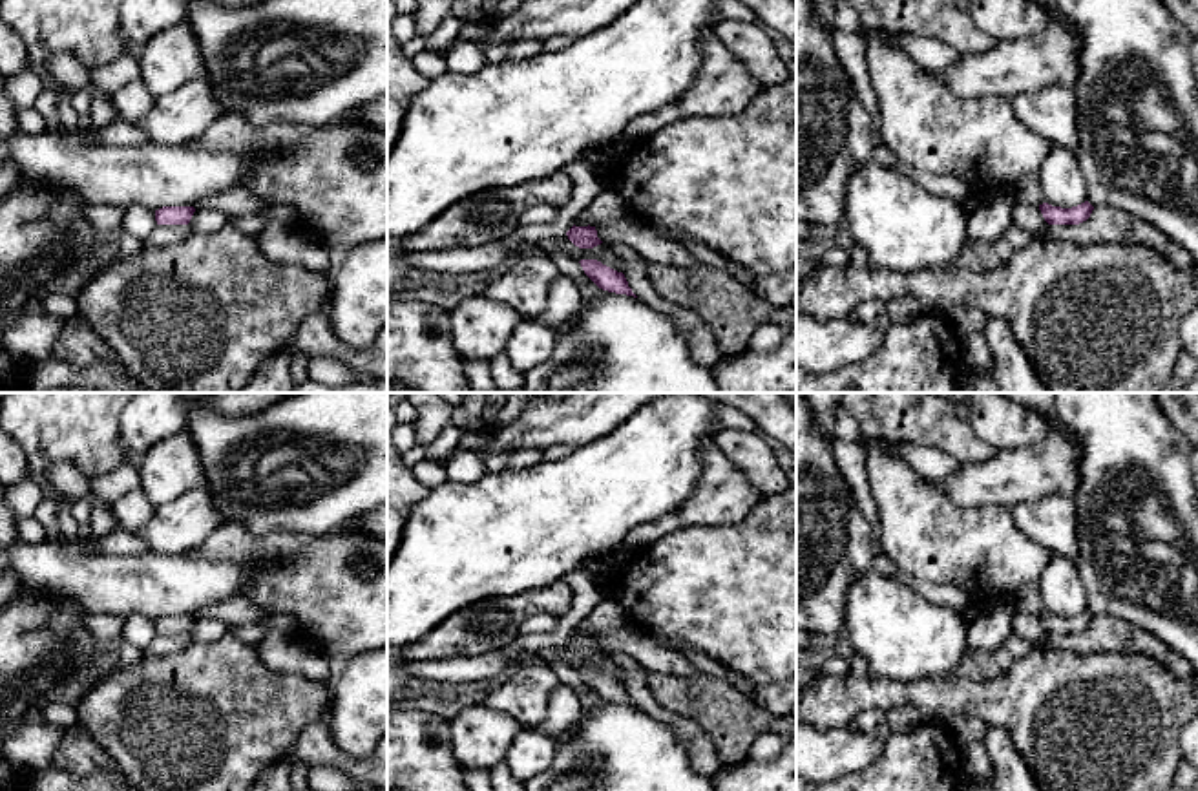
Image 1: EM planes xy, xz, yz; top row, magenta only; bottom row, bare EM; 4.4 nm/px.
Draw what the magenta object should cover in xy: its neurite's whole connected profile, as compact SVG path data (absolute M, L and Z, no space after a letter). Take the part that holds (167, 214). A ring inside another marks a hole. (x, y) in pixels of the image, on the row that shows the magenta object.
M163 206L155 210L155 221L157 225L188 225L194 212L194 206Z

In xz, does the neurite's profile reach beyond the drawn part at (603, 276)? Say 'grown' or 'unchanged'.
unchanged

